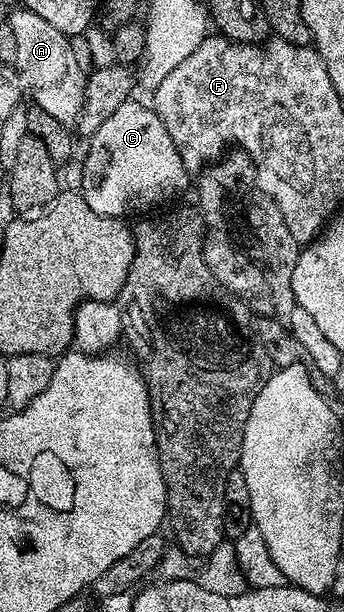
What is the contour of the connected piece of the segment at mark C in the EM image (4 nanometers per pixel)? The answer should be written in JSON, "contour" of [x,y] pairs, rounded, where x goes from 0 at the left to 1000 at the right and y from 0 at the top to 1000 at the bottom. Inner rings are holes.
{"contour":[[[378,160],[343,173],[343,180],[331,180],[320,193],[308,193],[297,206],[285,206],[285,212],[267,217],[262,234],[256,263],[244,268],[238,319],[279,350],[372,356],[381,346],[407,346],[439,333],[465,333],[517,319],[552,292],[547,275],[529,265],[494,219],[483,219],[483,206],[471,206],[459,186],[427,168],[392,170],[392,162]]]}

